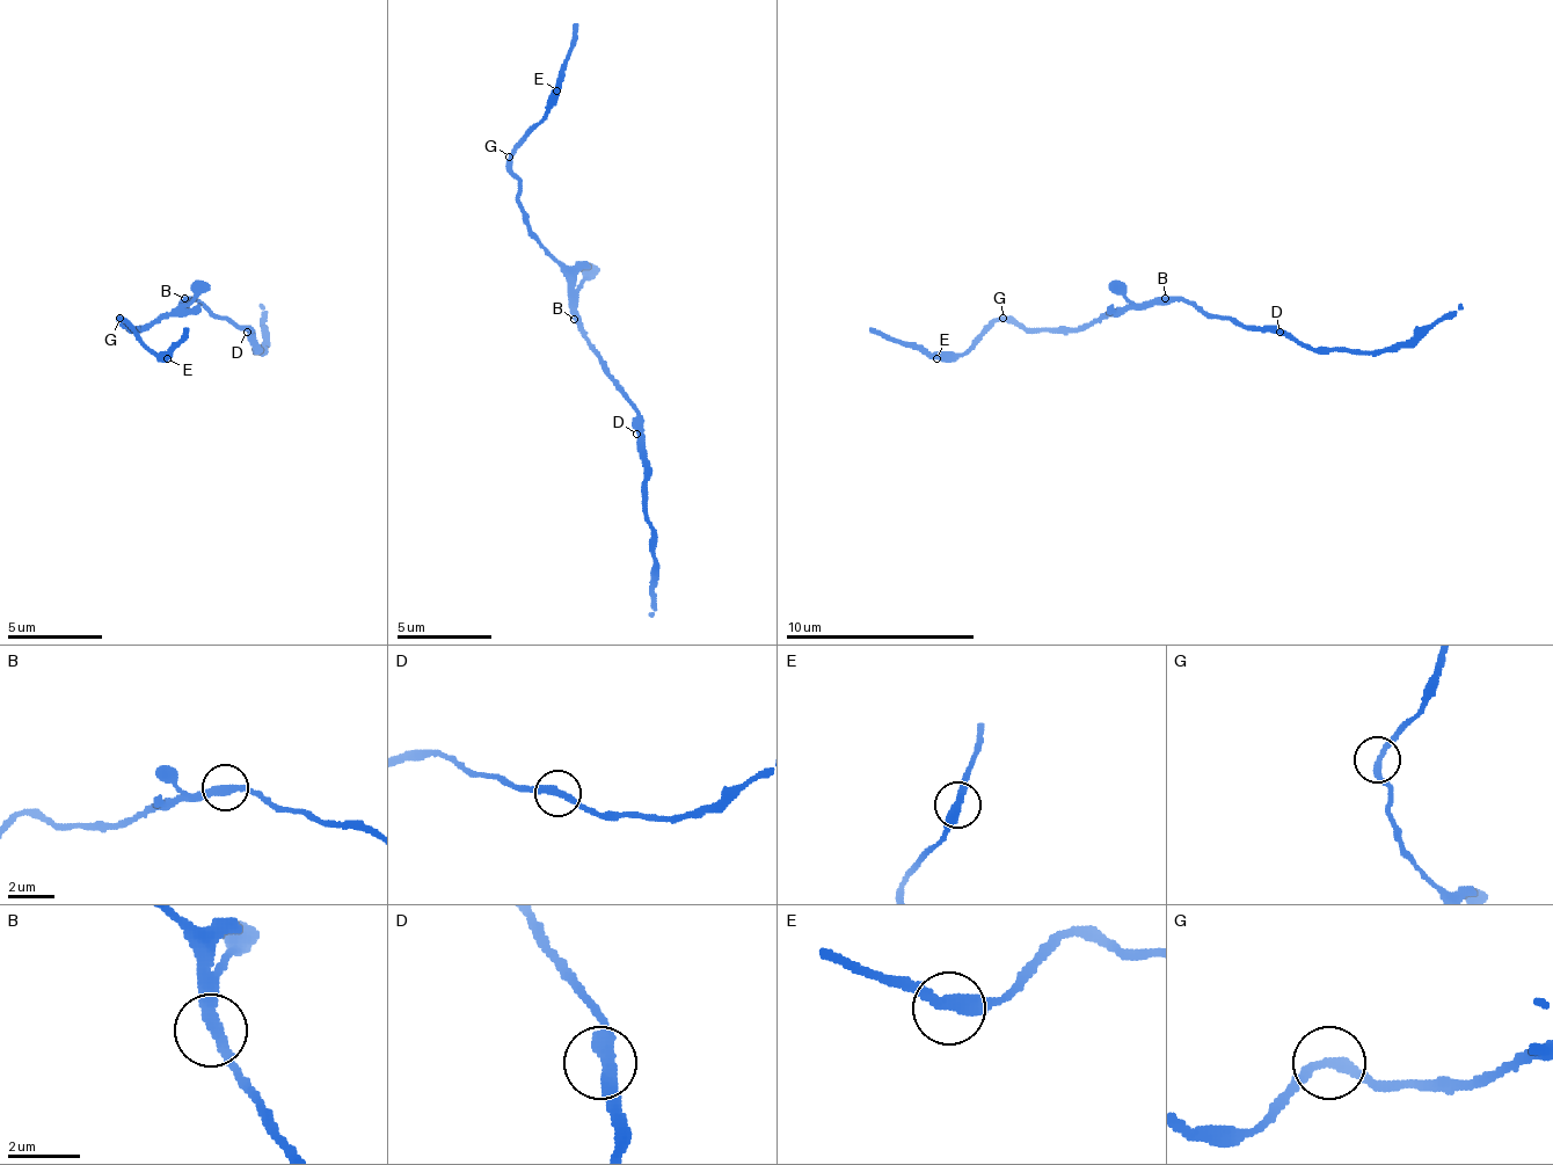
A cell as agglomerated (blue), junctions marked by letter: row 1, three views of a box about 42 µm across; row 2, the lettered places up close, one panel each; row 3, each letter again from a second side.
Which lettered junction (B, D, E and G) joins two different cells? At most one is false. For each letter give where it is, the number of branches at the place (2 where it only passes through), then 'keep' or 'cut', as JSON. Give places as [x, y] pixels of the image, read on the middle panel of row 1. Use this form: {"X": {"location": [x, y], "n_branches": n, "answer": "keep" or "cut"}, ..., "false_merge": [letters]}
{"B": {"location": [574, 319], "n_branches": 2, "answer": "keep"}, "D": {"location": [636, 434], "n_branches": 2, "answer": "keep"}, "E": {"location": [556, 90], "n_branches": 2, "answer": "keep"}, "G": {"location": [509, 157], "n_branches": 2, "answer": "keep"}, "false_merge": []}

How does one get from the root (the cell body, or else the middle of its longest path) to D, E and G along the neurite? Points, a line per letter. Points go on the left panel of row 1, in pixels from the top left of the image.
D: (189, 303), (199, 303), (213, 317), (227, 317), (247, 332)
E: (189, 303), (166, 312), (152, 327), (128, 327), (123, 322), (166, 359)
G: (189, 303), (166, 312), (152, 327), (128, 327), (118, 317)

